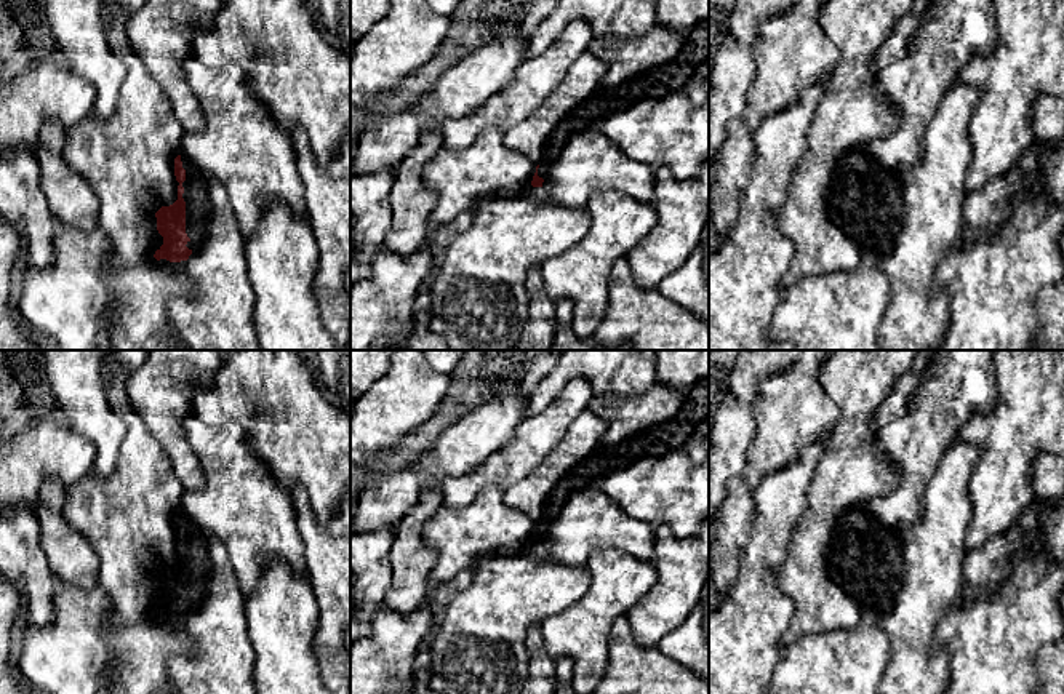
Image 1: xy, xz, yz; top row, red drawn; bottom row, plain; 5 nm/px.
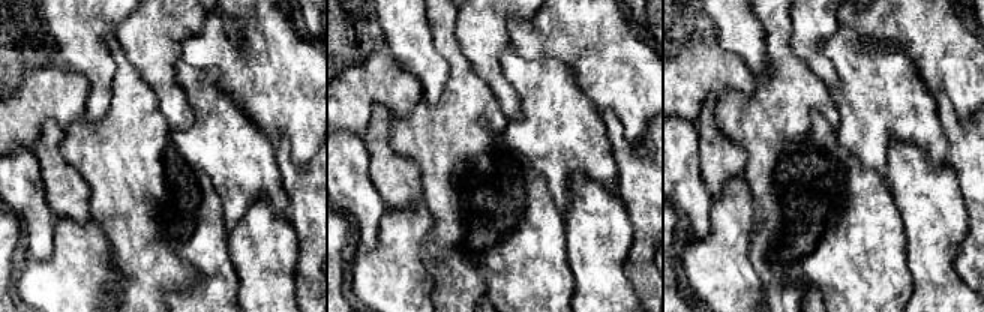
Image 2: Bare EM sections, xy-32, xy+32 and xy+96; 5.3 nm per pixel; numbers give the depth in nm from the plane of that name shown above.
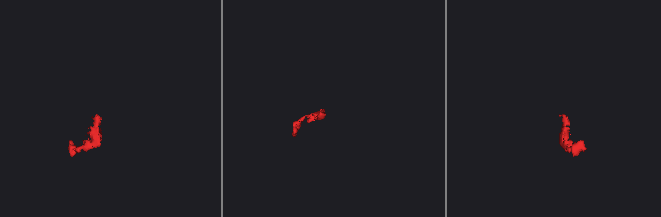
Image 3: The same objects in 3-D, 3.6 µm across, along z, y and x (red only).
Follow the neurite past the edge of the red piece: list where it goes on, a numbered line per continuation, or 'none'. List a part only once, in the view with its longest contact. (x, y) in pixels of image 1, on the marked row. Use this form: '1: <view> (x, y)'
1: xy (197, 184)

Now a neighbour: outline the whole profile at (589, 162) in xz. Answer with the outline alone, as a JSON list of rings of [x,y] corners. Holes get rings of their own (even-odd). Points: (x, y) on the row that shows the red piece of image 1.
[[[597,125],[574,133],[542,182],[549,200],[584,208],[597,192],[619,192],[640,203],[654,198],[654,170],[624,155]]]

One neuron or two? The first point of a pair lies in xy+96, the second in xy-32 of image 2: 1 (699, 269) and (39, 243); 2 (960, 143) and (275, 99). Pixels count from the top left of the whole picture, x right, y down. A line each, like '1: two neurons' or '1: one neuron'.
1: two neurons
2: two neurons

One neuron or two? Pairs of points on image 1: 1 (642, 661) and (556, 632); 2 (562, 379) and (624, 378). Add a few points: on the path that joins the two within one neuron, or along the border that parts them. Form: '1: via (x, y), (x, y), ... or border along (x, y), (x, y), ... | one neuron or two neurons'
1: border along (623, 614), (608, 634), (607, 670), (602, 677) | two neurons
2: via (578, 370), (608, 370) | one neuron

